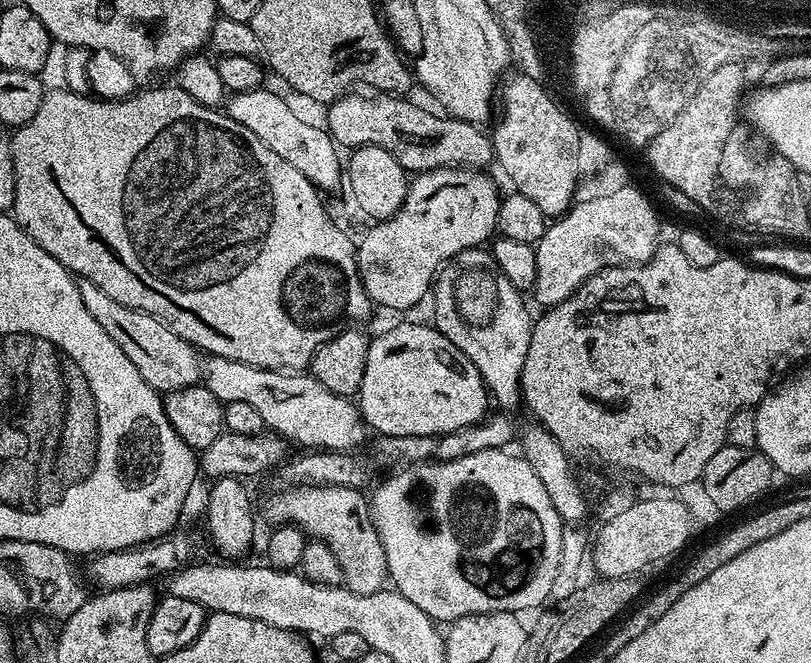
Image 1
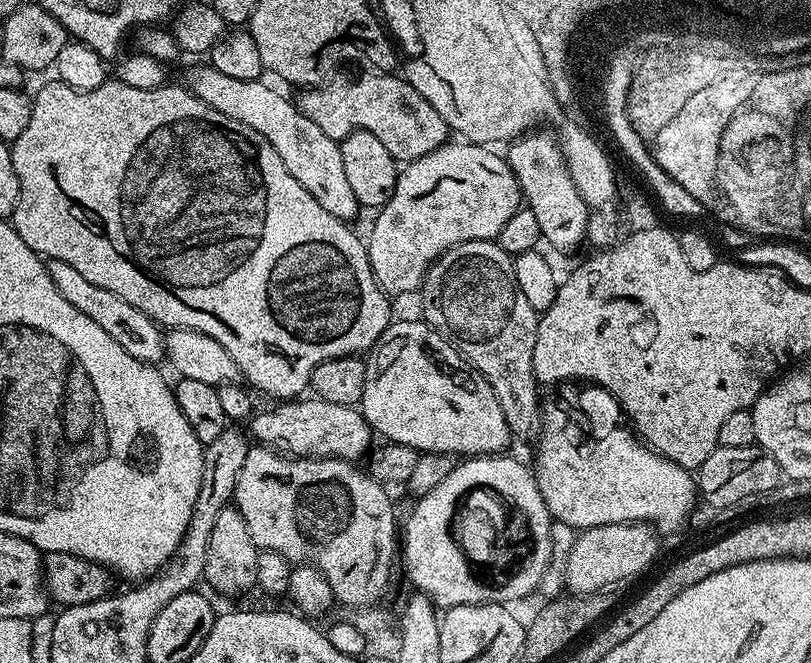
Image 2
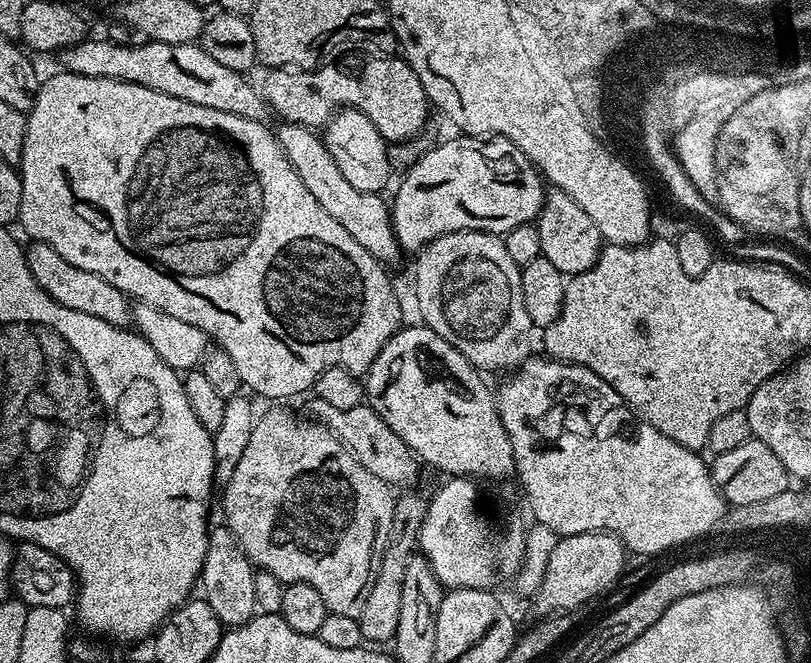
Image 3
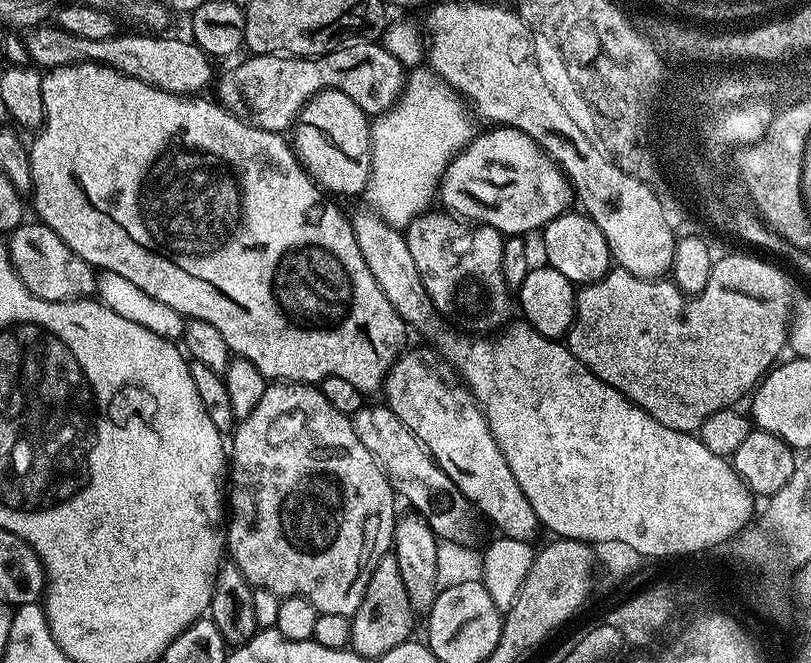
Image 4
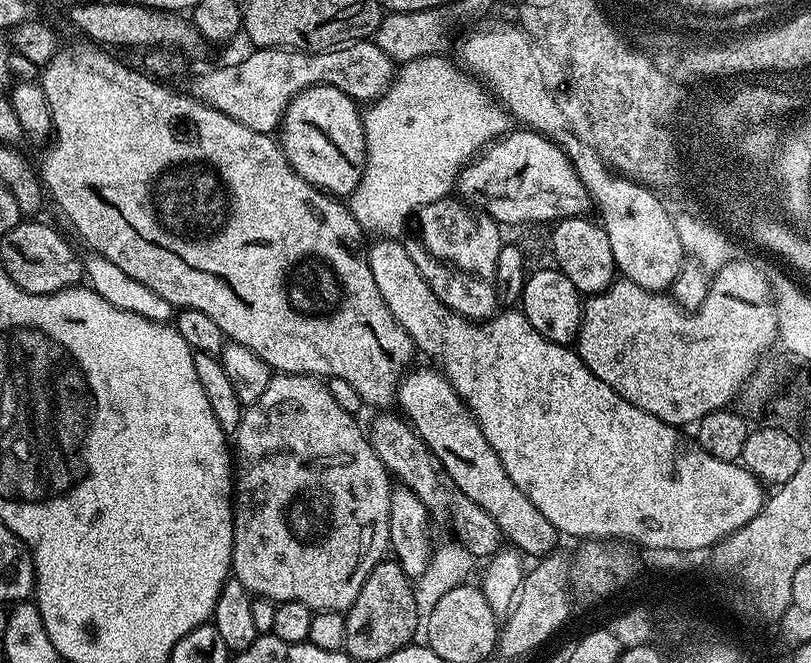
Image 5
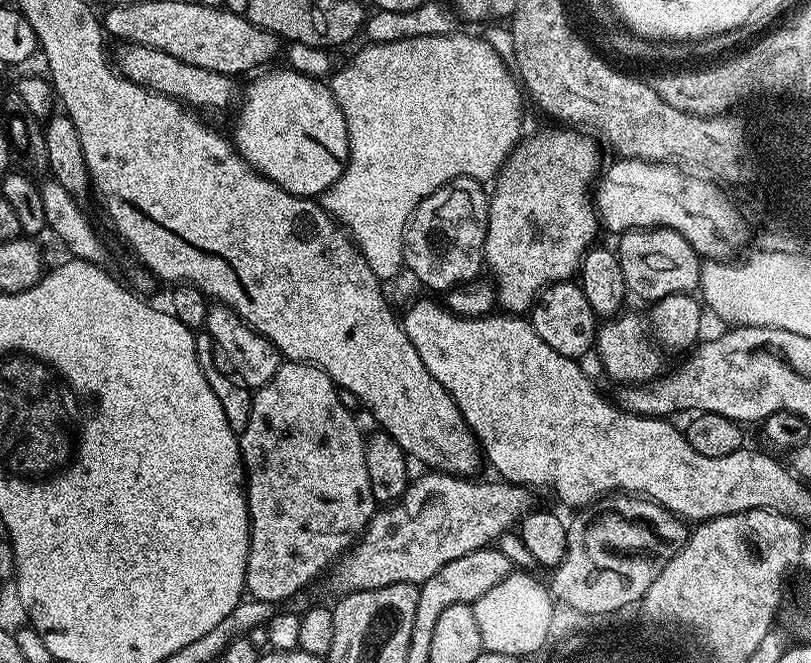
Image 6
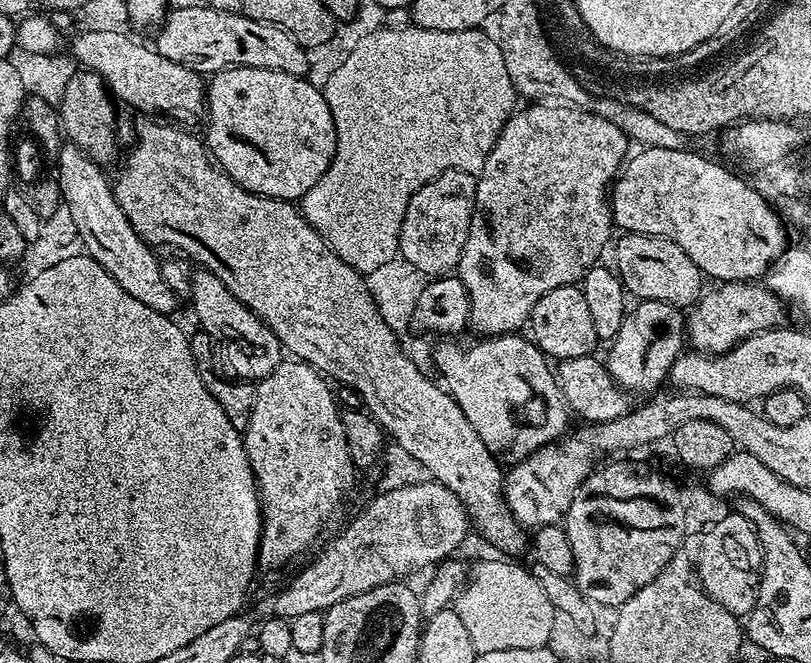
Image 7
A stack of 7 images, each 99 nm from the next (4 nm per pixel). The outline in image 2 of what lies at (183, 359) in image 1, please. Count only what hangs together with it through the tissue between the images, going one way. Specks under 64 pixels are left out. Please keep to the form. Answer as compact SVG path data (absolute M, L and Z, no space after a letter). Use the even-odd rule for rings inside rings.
M48 260L47 266L58 294L62 294L62 298L66 298L66 302L70 302L70 306L74 306L74 310L82 310L82 314L86 314L86 318L94 318L94 322L98 322L98 326L102 326L102 330L106 330L106 334L110 334L110 338L114 338L114 342L118 342L118 346L122 346L122 350L126 350L126 354L154 365L159 365L165 359L165 333L156 321L146 314L142 314L142 310L130 306L130 302L122 302L122 298L118 298L118 294L110 294L110 290L106 290L102 286L94 286L94 282L82 278L79 270L74 270L74 266L57 260Z

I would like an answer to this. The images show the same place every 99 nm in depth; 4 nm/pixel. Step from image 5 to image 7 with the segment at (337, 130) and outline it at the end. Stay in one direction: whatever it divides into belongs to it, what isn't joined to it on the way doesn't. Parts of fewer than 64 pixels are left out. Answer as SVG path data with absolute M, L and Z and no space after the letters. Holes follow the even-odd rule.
M223 68L206 84L206 147L234 182L259 196L299 201L326 174L336 149L330 106L310 80L265 68Z

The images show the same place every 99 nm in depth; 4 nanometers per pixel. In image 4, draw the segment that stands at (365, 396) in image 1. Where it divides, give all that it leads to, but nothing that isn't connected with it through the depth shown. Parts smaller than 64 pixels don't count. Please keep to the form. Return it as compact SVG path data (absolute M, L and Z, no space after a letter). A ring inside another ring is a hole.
M401 351L392 363L388 375L384 377L383 403L401 419L414 438L428 449L434 463L449 476L475 511L477 508L482 515L488 516L489 522L502 535L509 536L512 540L530 539L535 534L536 528L541 527L541 522L534 514L534 506L530 506L526 494L522 494L522 486L518 486L518 478L514 478L514 473L510 471L498 442L494 442L494 434L490 432L490 426L484 417L484 409L476 403L475 396L461 379L459 372L441 359L435 351L408 351Z

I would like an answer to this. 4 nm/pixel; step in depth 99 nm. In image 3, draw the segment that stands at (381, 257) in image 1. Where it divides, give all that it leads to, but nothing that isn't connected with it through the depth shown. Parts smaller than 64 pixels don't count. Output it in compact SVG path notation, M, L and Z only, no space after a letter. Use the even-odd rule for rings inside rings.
M460 134L457 137L457 140L448 140L430 149L405 174L396 197L391 197L392 229L405 253L419 254L430 241L447 232L512 232L523 224L531 225L544 207L545 181L530 157L518 146L514 146L514 142L505 136L481 138Z

